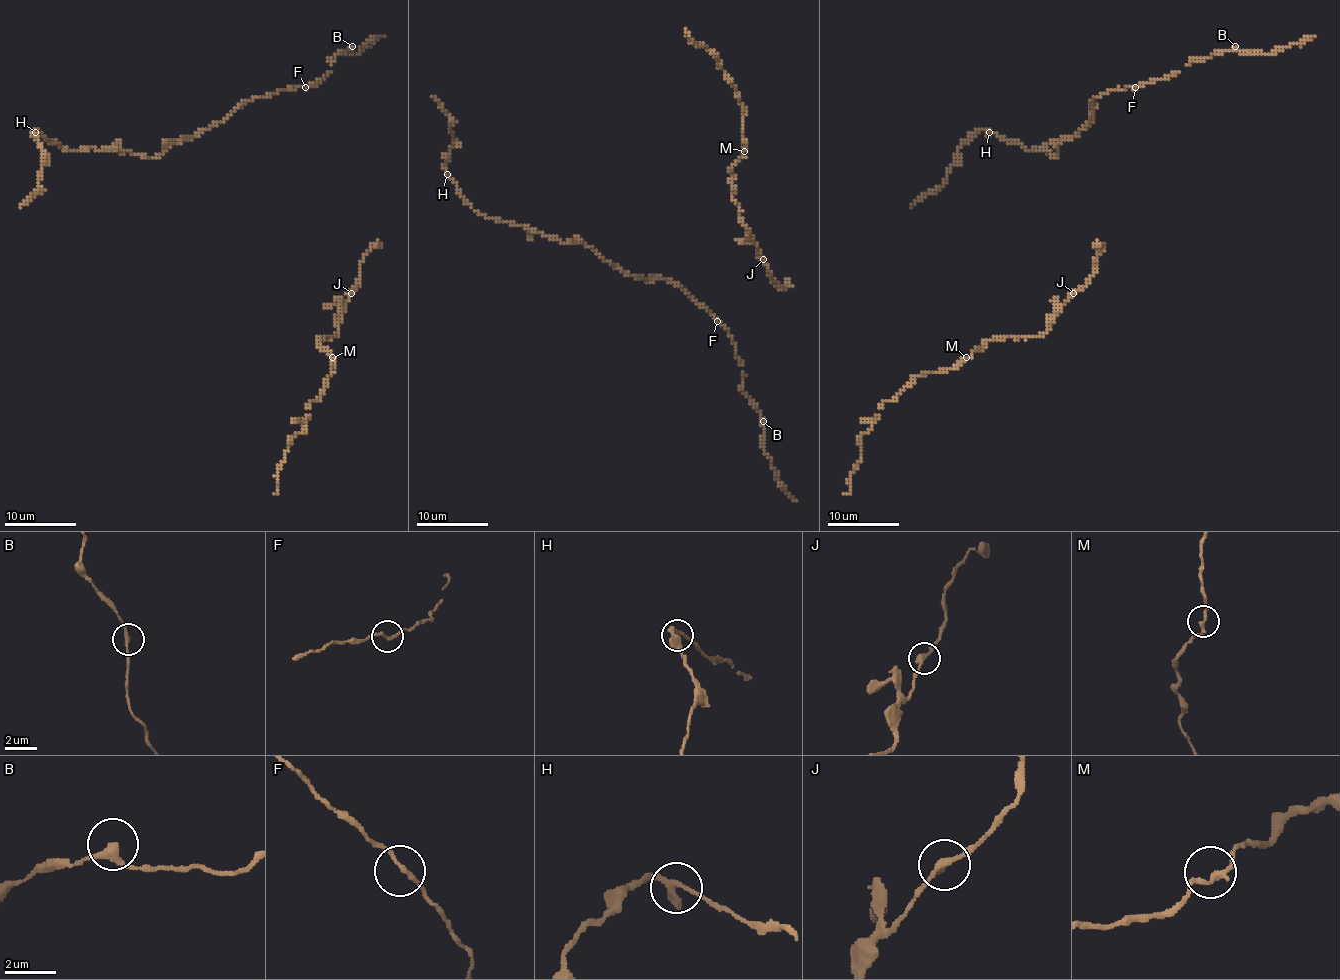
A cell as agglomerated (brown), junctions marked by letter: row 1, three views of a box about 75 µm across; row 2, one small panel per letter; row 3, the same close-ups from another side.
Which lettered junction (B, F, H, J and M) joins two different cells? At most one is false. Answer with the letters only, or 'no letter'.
no letter

